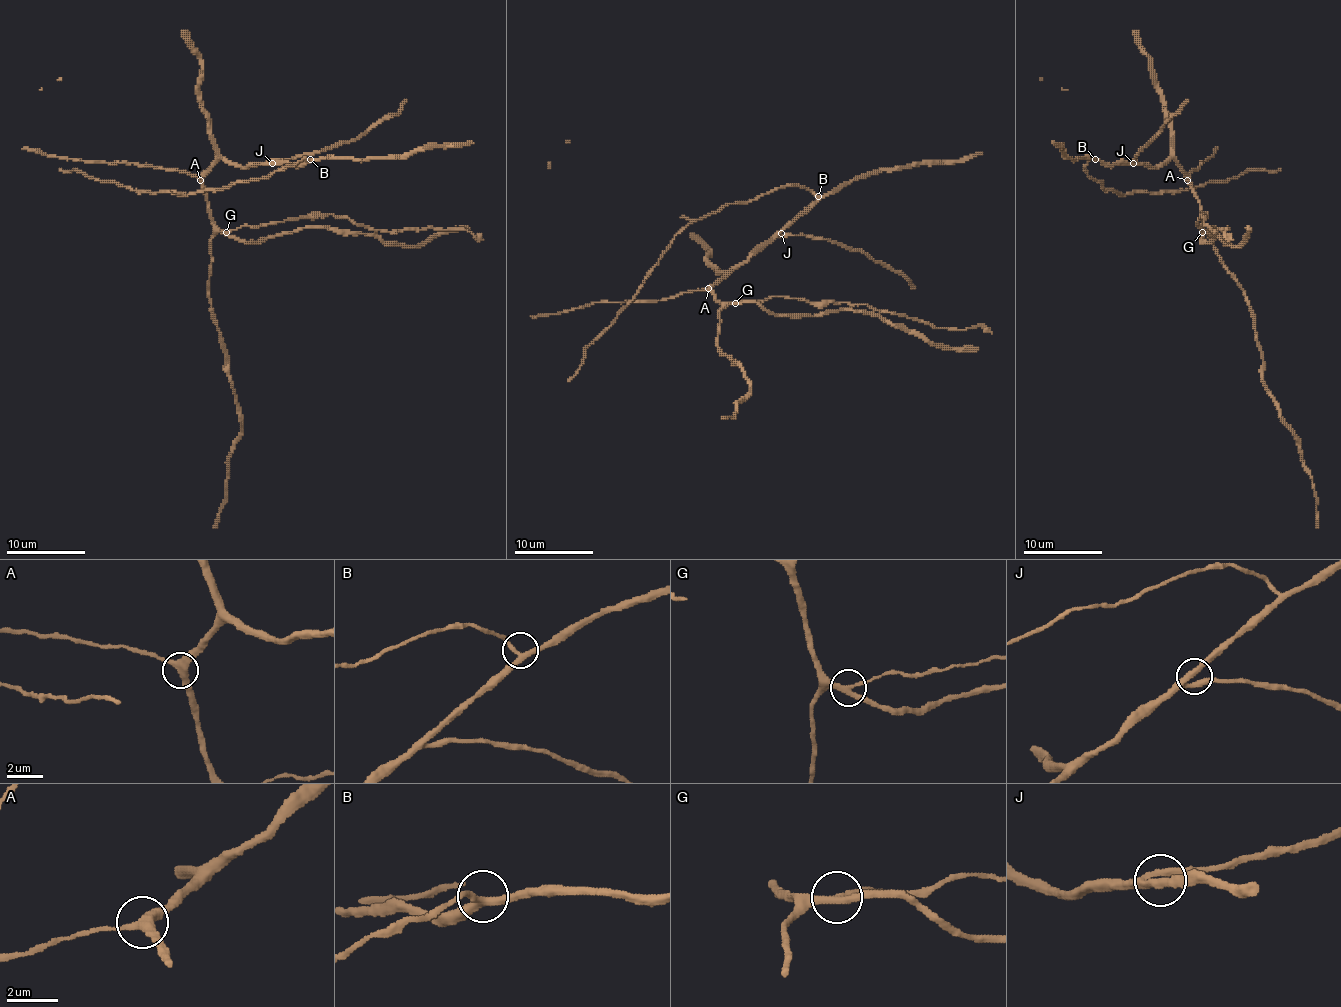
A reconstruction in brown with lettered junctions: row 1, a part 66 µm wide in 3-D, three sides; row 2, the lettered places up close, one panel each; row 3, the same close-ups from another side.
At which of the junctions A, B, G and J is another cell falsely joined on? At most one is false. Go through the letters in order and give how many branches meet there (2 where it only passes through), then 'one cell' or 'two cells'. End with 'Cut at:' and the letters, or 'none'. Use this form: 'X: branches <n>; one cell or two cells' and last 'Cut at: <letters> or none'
A: branches 3; one cell
B: branches 3; one cell
G: branches 3; two cells
J: branches 3; one cell
Cut at: G

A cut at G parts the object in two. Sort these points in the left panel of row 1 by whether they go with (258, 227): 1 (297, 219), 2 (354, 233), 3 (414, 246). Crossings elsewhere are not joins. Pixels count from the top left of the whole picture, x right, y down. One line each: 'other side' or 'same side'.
1: same side
2: other side
3: other side

